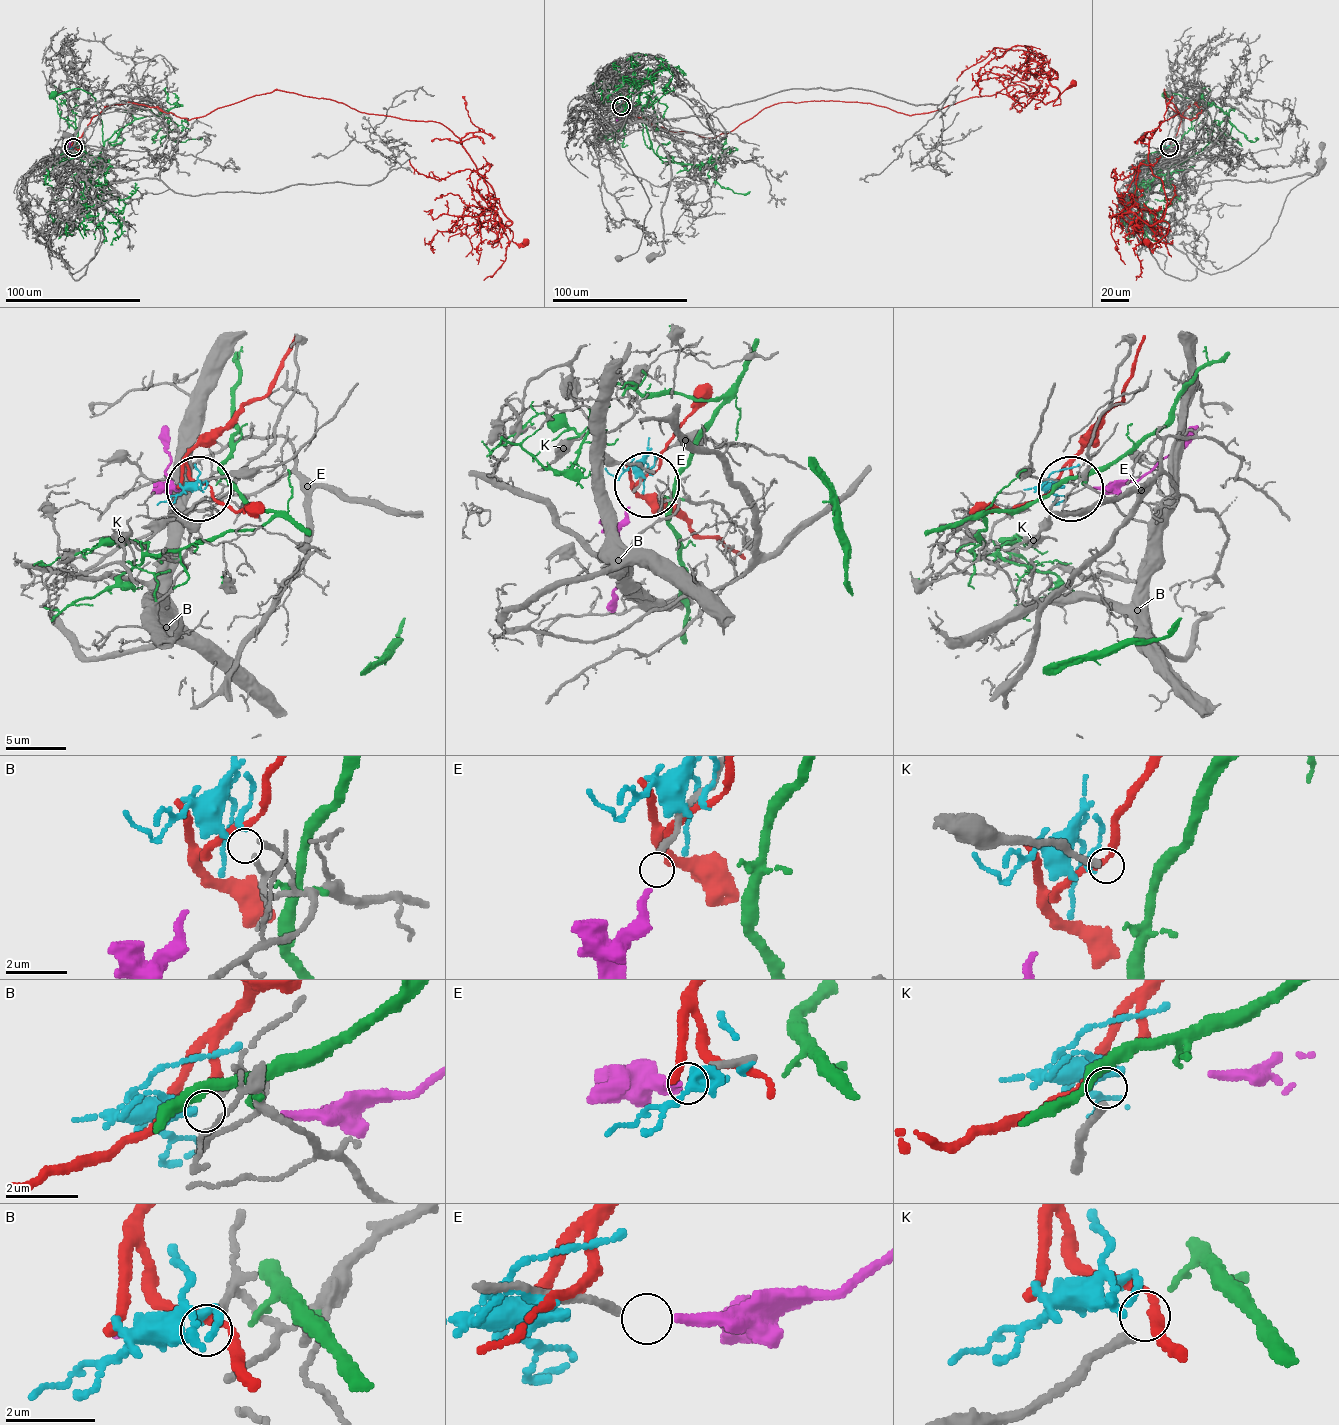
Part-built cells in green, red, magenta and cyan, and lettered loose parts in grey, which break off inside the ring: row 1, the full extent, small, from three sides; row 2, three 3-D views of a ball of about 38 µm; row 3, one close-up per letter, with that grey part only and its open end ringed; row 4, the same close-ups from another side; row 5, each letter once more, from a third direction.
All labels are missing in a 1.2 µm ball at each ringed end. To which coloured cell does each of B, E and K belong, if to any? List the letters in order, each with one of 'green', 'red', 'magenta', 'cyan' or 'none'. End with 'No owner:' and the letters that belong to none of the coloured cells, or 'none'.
B: cyan
E: magenta
K: none
No owner: K

